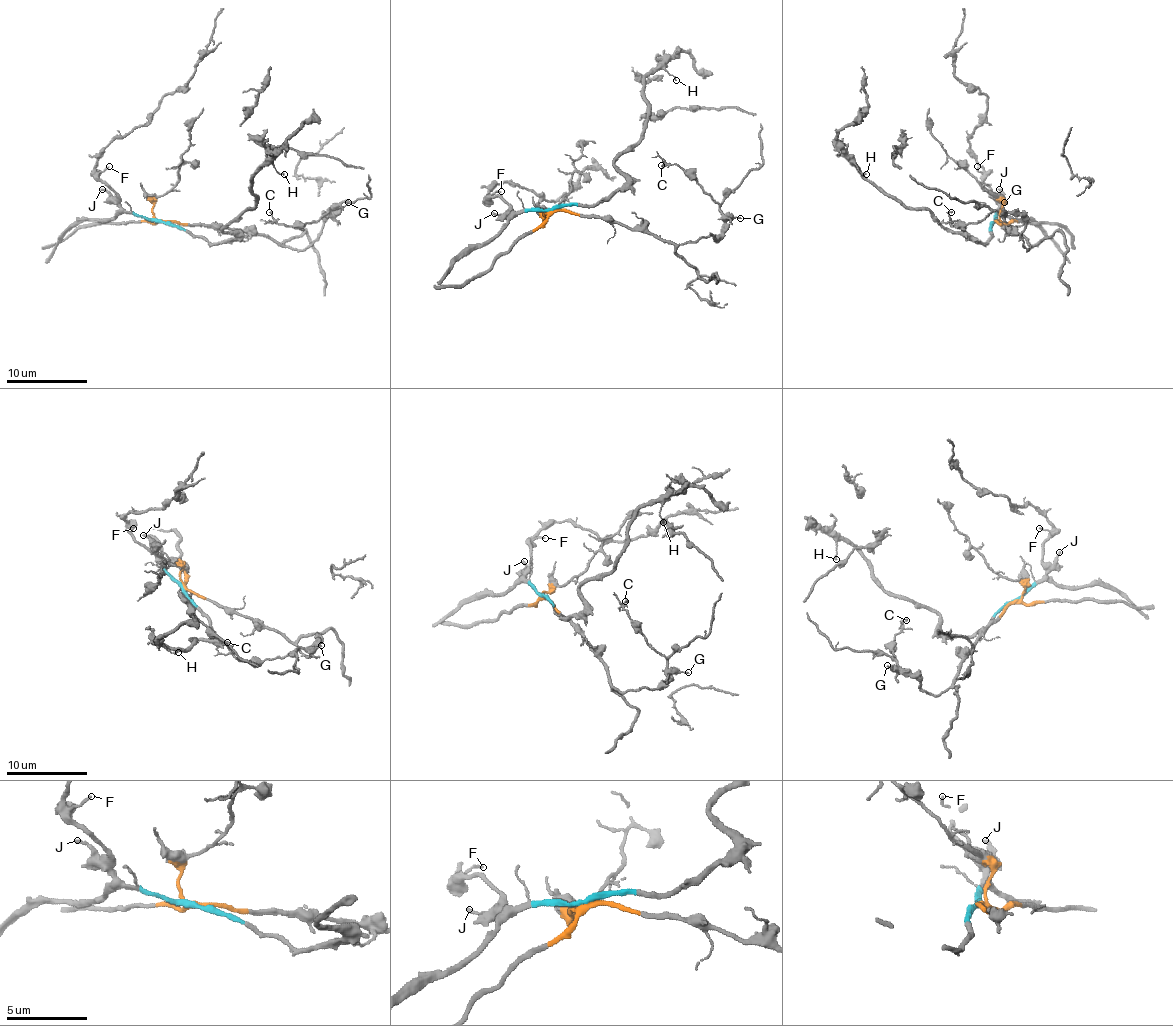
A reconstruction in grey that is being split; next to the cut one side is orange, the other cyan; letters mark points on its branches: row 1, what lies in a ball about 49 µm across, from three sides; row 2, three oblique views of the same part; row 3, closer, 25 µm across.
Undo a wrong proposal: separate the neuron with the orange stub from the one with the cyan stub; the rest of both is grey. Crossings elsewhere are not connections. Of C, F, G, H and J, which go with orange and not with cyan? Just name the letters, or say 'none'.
C, G

